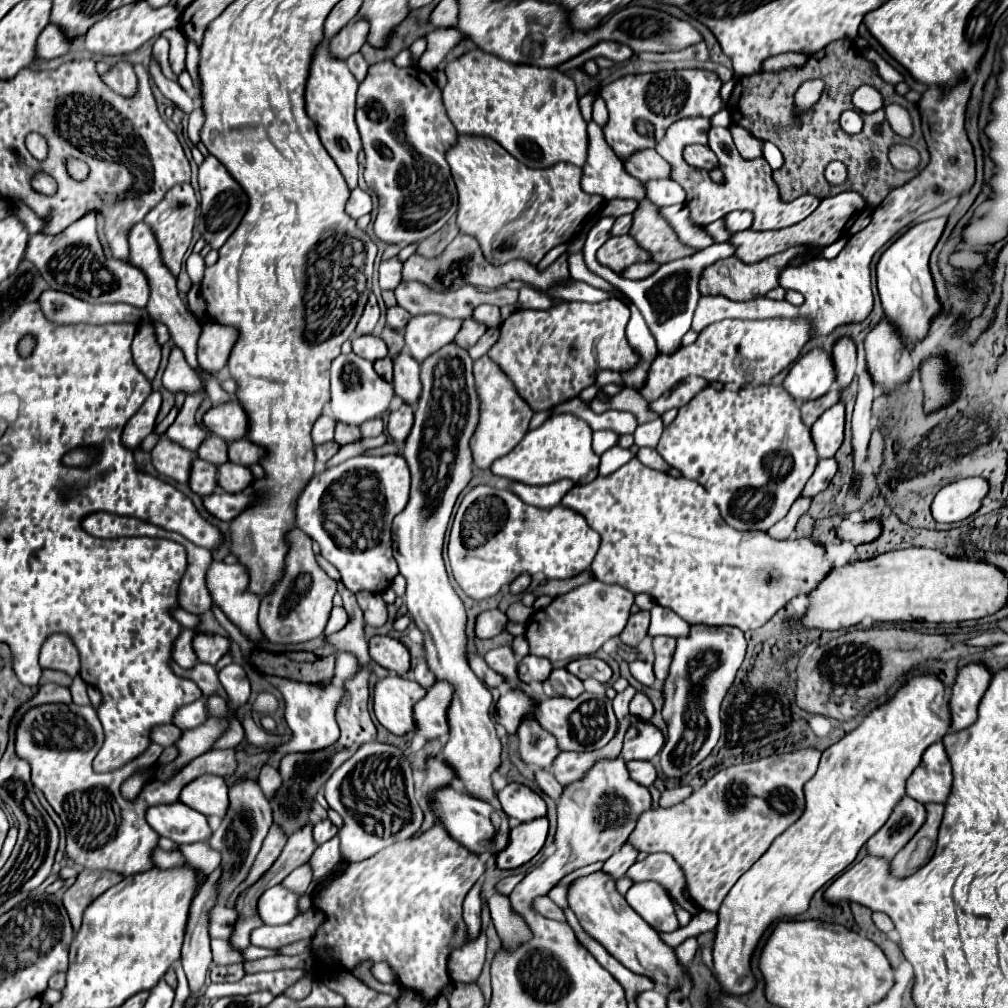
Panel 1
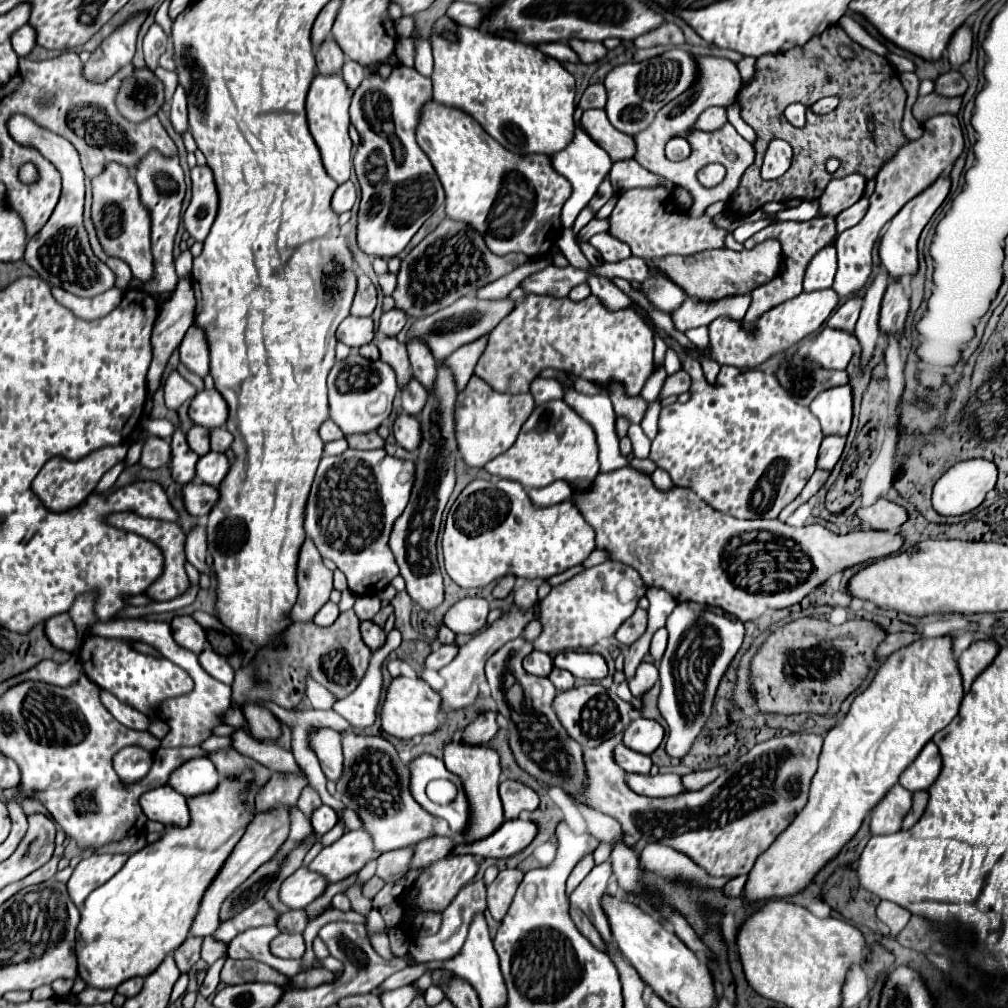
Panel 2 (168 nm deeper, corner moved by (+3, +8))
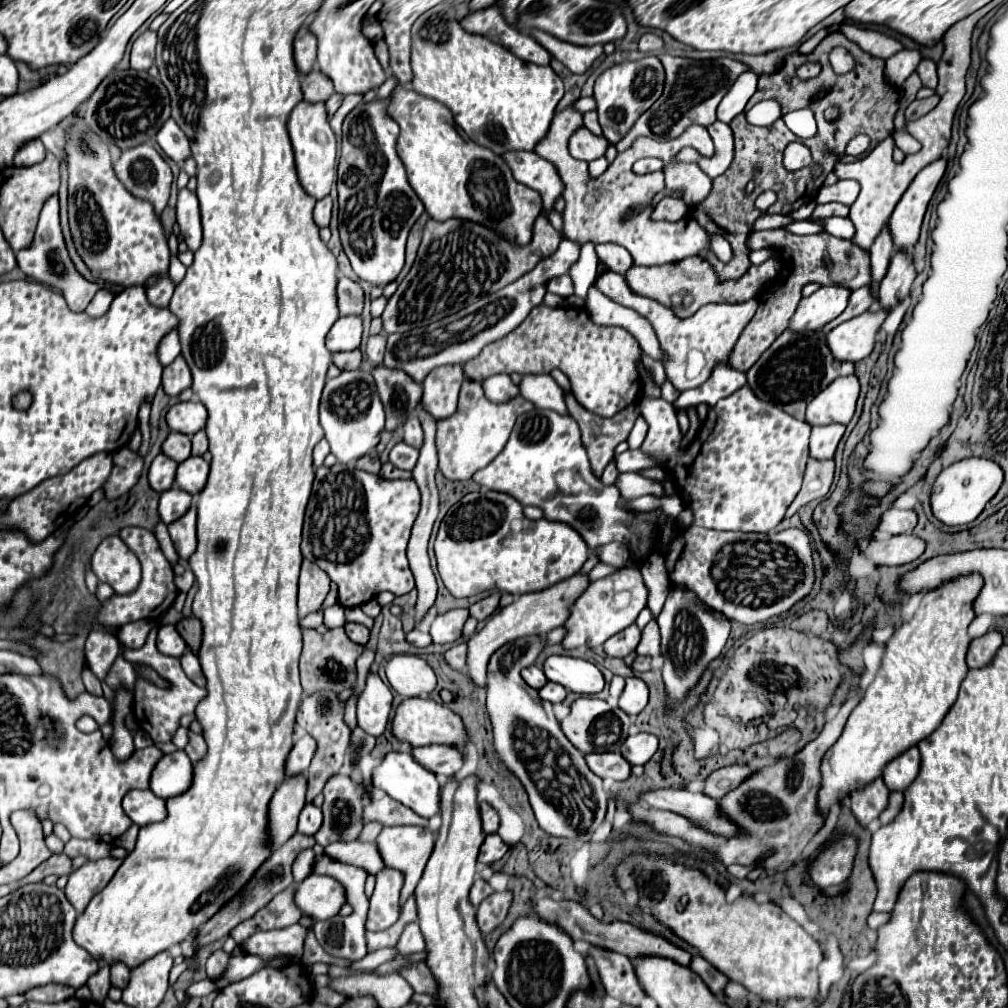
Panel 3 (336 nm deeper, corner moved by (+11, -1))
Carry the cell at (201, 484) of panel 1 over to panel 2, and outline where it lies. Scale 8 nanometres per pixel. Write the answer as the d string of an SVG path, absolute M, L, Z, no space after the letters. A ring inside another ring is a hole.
M177 425L173 439L171 439L171 475L177 483L185 485L191 479L195 479L195 467L199 461L199 455L193 453L185 441L185 433Z

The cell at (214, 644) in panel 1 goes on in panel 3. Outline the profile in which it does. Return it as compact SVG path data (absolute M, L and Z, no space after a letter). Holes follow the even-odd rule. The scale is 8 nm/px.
M161 626L157 634L157 648L167 656L179 658L187 650L187 644L173 626Z

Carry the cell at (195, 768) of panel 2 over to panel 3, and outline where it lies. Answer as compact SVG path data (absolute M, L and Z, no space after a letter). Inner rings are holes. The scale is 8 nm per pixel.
M175 750L173 754L163 754L161 760L155 764L149 788L153 794L161 796L163 800L183 794L193 778L191 760L183 750Z

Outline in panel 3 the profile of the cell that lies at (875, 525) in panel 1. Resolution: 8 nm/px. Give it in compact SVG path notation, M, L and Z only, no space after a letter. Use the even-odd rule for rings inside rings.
M887 510L879 522L877 530L885 530L889 534L907 534L917 526L915 510Z

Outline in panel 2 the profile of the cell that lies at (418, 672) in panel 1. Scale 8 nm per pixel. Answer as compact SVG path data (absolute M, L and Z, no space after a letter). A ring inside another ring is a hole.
M441 645L441 647L433 649L433 651L425 657L425 667L439 671L441 667L445 667L445 665L457 655L457 651L459 651L459 647L443 647L443 645Z

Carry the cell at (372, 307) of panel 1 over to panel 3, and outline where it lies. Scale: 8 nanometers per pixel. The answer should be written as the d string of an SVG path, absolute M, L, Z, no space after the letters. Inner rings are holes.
M339 276L339 282L337 282L337 306L339 306L339 312L345 316L345 314L361 314L363 310L363 290L357 282L345 278L345 276Z

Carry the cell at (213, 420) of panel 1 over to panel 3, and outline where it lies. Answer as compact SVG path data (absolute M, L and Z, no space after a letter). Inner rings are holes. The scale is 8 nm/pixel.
M177 402L167 410L167 424L171 430L193 436L203 430L207 422L207 410L201 402Z

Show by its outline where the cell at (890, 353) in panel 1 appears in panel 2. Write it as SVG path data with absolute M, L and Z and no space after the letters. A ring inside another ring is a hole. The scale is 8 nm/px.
M891 281L885 291L885 297L881 303L881 313L879 313L881 333L895 335L897 331L901 331L905 327L907 311L909 311L909 297L905 295L901 281Z

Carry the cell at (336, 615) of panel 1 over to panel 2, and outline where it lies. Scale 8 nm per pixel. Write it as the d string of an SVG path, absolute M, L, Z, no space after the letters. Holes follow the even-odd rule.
M327 601L327 605L321 607L321 611L315 615L313 623L327 627L327 625L333 625L337 617L339 617L339 607L333 601Z

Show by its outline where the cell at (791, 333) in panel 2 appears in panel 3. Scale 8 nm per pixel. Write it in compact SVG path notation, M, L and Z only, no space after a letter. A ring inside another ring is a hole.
M837 284L821 286L809 298L801 298L801 304L795 316L791 318L789 328L797 332L823 328L827 322L837 318L847 308L849 294L851 288L847 286L837 286Z

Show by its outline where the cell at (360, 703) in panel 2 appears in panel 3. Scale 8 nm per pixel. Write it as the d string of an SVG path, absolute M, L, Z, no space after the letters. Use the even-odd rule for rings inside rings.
M369 674L365 690L357 700L359 726L371 736L381 736L389 724L391 708L393 708L391 690L383 684L383 680L377 674Z

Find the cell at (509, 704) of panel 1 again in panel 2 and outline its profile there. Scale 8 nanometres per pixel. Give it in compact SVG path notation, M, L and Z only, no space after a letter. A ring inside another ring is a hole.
M485 711L471 725L467 725L463 729L461 739L471 745L481 745L481 743L489 743L489 739L493 739L497 735L497 731L499 731L497 711Z

